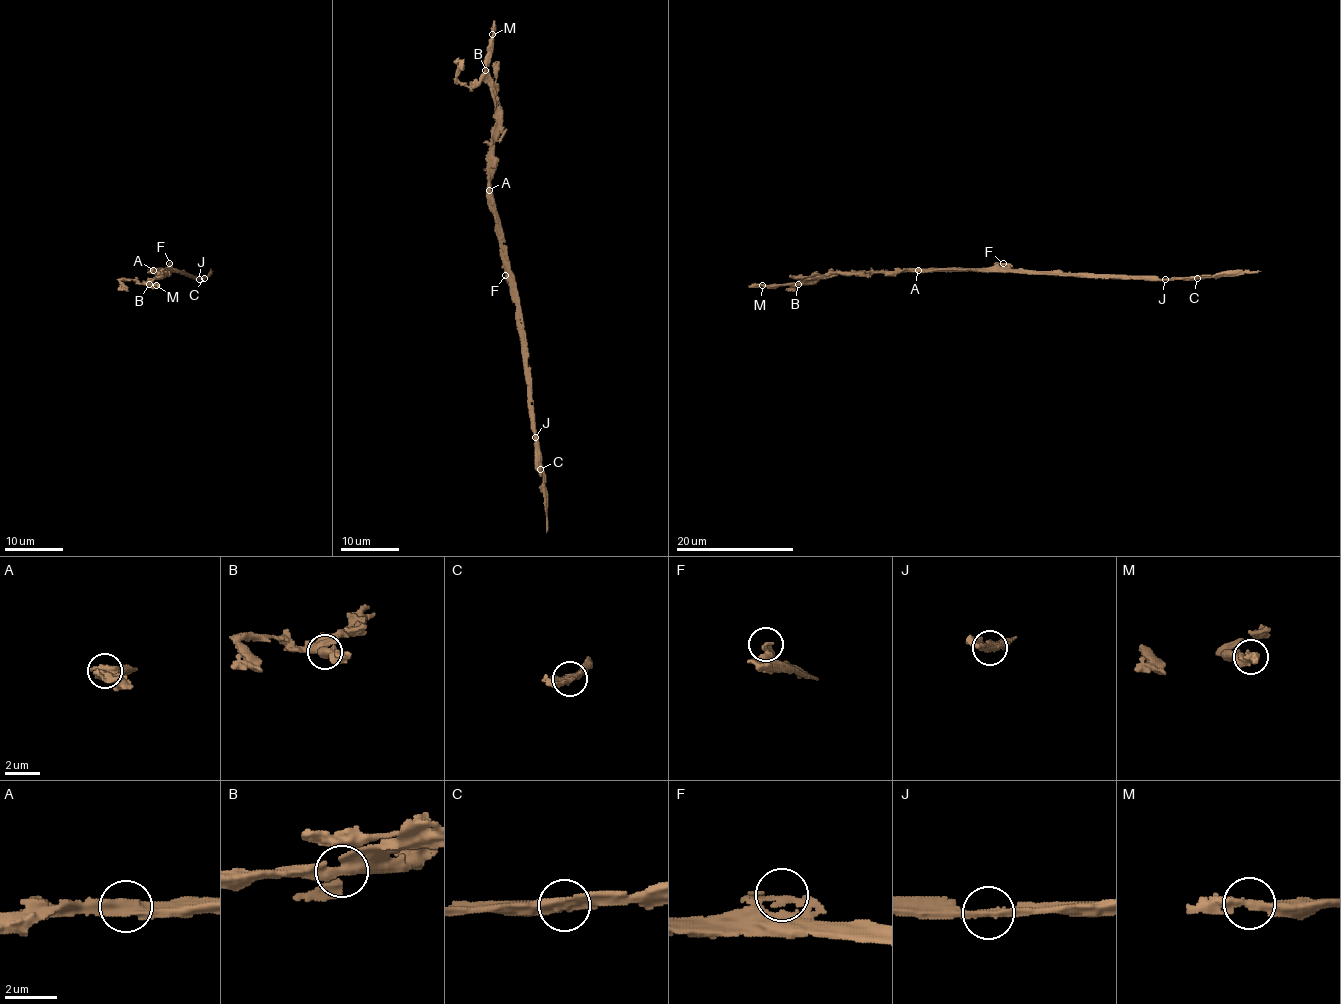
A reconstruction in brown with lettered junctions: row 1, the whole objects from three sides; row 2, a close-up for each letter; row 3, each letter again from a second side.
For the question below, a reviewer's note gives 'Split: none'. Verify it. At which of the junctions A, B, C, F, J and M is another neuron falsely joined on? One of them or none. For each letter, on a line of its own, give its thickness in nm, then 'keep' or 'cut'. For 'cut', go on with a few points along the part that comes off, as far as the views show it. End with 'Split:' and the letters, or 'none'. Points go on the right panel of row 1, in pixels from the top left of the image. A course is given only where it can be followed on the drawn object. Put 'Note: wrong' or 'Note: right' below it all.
A: calibre 550 nm; keep
B: calibre 500 nm; keep
C: calibre 550 nm; keep
F: calibre 180 nm; keep
J: calibre 360 nm; keep
M: calibre 360 nm; keep
Split: none
Note: right

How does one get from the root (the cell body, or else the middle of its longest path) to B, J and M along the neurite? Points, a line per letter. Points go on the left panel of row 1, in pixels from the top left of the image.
B: (177, 271), (155, 270), (159, 274), (149, 285)
J: (177, 271), (199, 279)
M: (177, 271), (155, 270), (159, 274), (150, 283), (156, 285)

